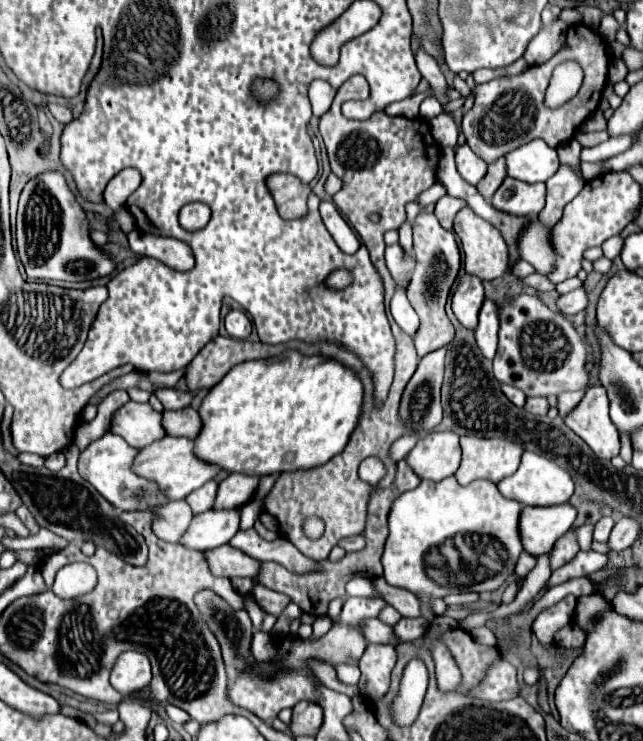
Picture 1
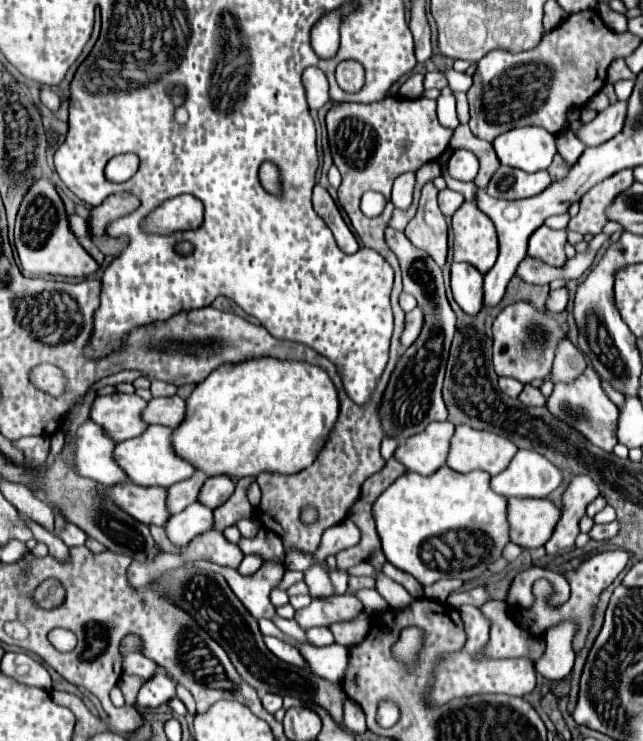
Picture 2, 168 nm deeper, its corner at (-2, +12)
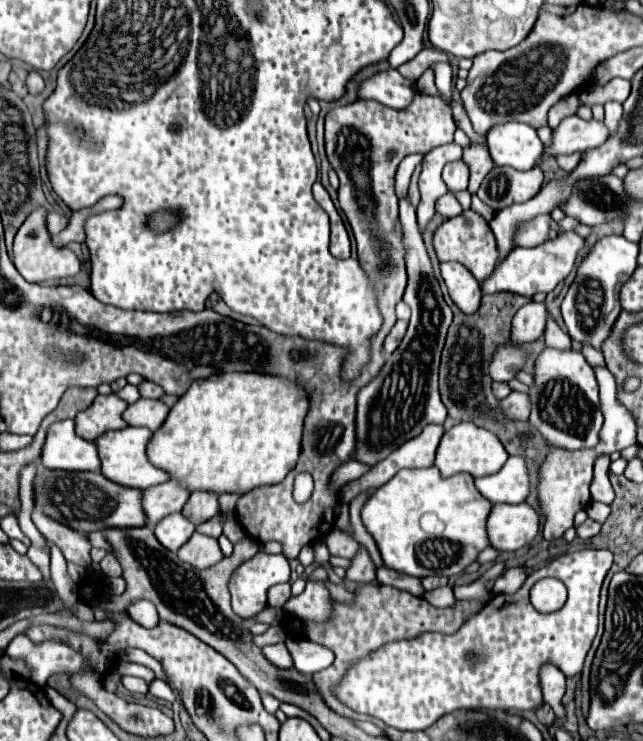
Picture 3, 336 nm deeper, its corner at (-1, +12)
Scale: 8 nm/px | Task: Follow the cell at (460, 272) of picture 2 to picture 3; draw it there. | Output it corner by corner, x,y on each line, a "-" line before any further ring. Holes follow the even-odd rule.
442,262
440,274
442,274
442,280
446,282
452,302
464,314
474,314
478,310
480,298
482,298
480,282
468,272
468,268
464,268
458,262

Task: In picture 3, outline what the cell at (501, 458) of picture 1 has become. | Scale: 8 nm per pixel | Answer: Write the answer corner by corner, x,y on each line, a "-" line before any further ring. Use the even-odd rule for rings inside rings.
460,422
444,432
440,446
438,446
438,452
436,452
434,466
440,470
440,474
444,478
458,474
458,472
468,472
470,476
480,478
480,476
488,476
488,474
498,472
506,460
508,460
508,452
504,450
500,440
496,440
496,436
492,432
488,432
476,424

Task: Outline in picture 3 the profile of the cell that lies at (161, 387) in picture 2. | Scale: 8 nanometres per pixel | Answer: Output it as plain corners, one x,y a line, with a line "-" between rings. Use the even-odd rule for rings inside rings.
142,380
142,384
138,384
138,392
142,398
160,398
164,394
164,390
158,384
146,382
146,380

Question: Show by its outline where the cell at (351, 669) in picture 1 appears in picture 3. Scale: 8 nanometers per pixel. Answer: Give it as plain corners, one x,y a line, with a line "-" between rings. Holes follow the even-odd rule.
286,638
286,646
290,650
290,656
294,660
294,668
298,672
314,674
314,672
320,672
320,670
328,668
334,662
332,650
328,650
326,646
314,644
310,640

